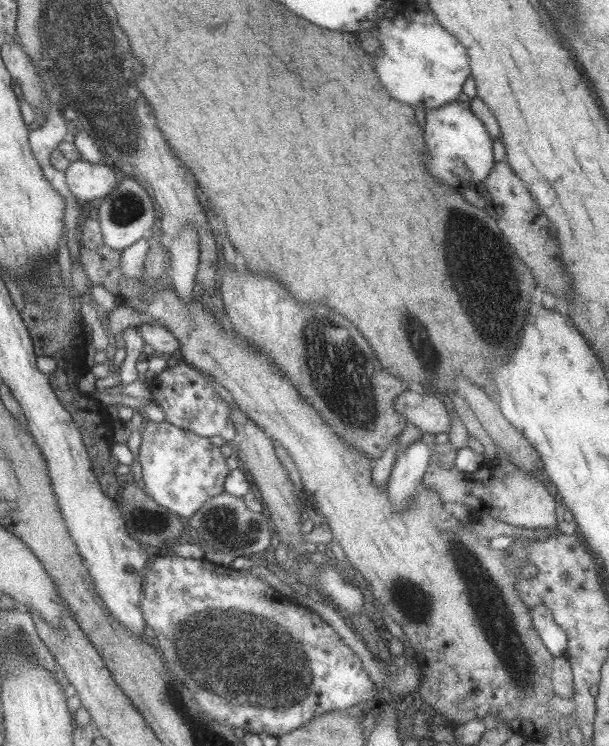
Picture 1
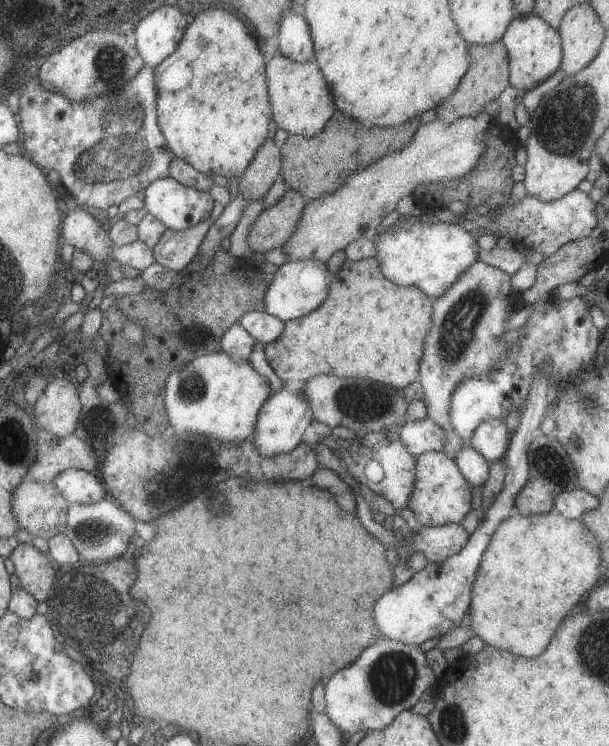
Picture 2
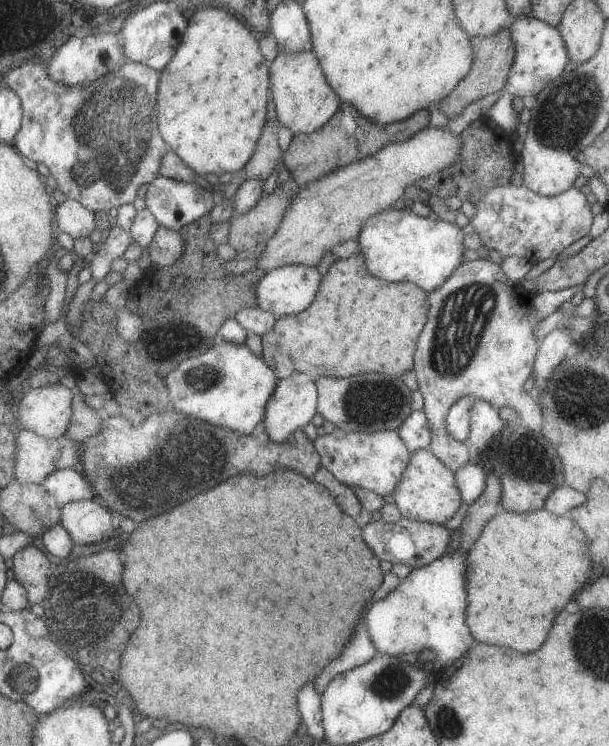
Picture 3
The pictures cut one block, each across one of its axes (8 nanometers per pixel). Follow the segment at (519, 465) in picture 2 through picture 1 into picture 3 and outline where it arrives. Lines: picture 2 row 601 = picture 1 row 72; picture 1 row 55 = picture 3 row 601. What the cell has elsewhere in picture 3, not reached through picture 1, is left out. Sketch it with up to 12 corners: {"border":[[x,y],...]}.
{"border":[[466,555],[413,568],[366,616],[377,652],[428,648],[434,671],[475,641]]}

